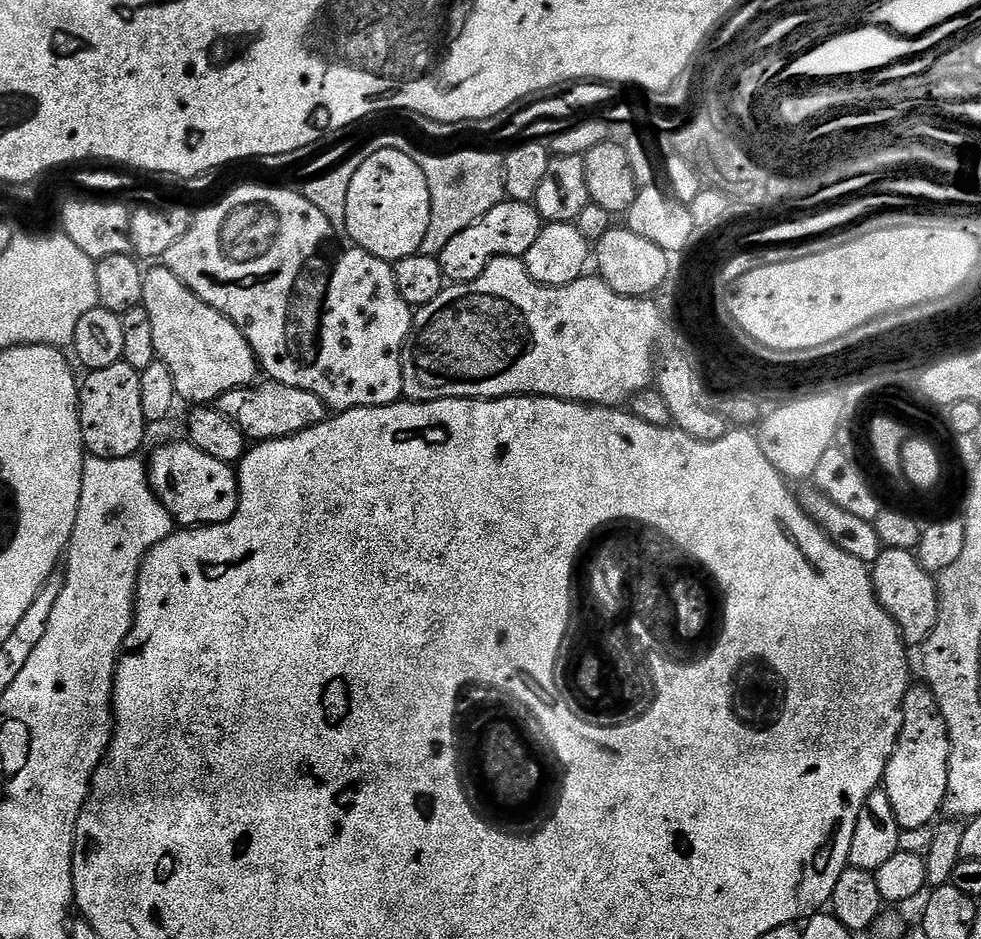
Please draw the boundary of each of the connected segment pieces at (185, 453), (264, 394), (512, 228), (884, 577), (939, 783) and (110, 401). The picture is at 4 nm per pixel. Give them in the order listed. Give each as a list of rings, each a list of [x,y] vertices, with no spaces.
[[[164,442],[152,452],[152,457],[147,457],[148,484],[152,492],[166,506],[166,510],[177,521],[181,520],[184,526],[203,526],[205,524],[225,524],[233,520],[241,511],[240,481],[235,467],[226,462],[218,462],[218,458],[210,458],[202,450],[198,450],[191,442],[176,444],[177,442]]]
[[[264,382],[259,386],[235,388],[222,394],[218,401],[220,413],[234,426],[238,426],[249,441],[277,440],[298,434],[310,426],[318,426],[326,418],[326,406],[322,398],[294,386]]]
[[[505,198],[501,204],[494,206],[494,210],[478,218],[474,226],[462,230],[462,234],[458,234],[458,238],[452,239],[446,250],[440,252],[438,259],[445,277],[458,284],[469,284],[474,278],[478,278],[478,274],[482,274],[482,270],[486,270],[486,266],[494,258],[499,256],[523,258],[530,250],[530,246],[538,242],[541,227],[542,221],[540,215],[536,213],[535,203]]]
[[[885,547],[876,563],[871,565],[872,585],[878,602],[900,627],[905,645],[923,646],[930,638],[940,613],[940,593],[933,573],[927,572],[916,558],[915,551],[907,548]]]
[[[916,686],[909,687],[906,698],[904,699],[904,713],[902,714],[901,720],[901,730],[900,736],[896,740],[896,745],[894,746],[894,754],[888,759],[888,765],[884,771],[884,782],[882,785],[882,790],[890,798],[890,806],[894,810],[894,818],[898,822],[898,826],[902,829],[916,830],[918,827],[929,826],[937,819],[936,815],[941,815],[944,799],[948,793],[948,763],[950,762],[950,738],[948,737],[948,731],[946,730],[946,722],[942,718],[940,713],[940,707],[936,701],[936,696],[932,693],[931,688],[927,686]]]
[[[121,362],[91,369],[87,375],[80,384],[80,425],[85,449],[91,455],[107,460],[137,455],[146,441],[140,372]]]

